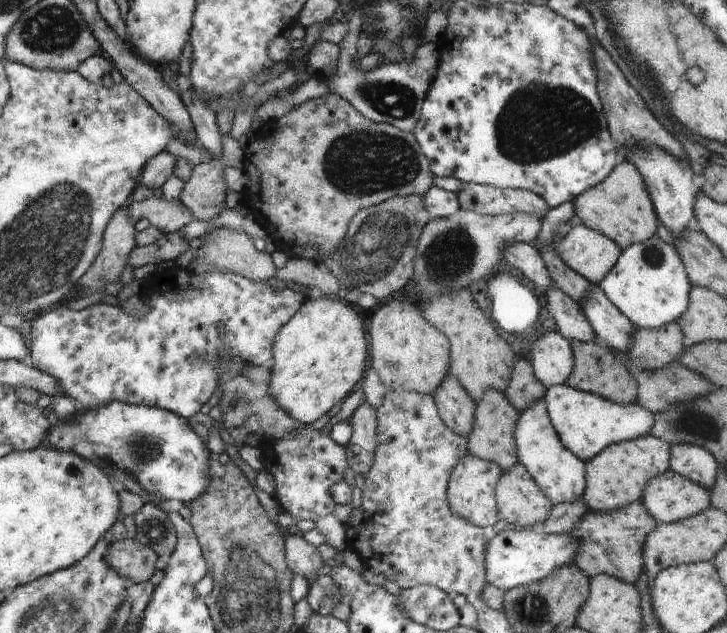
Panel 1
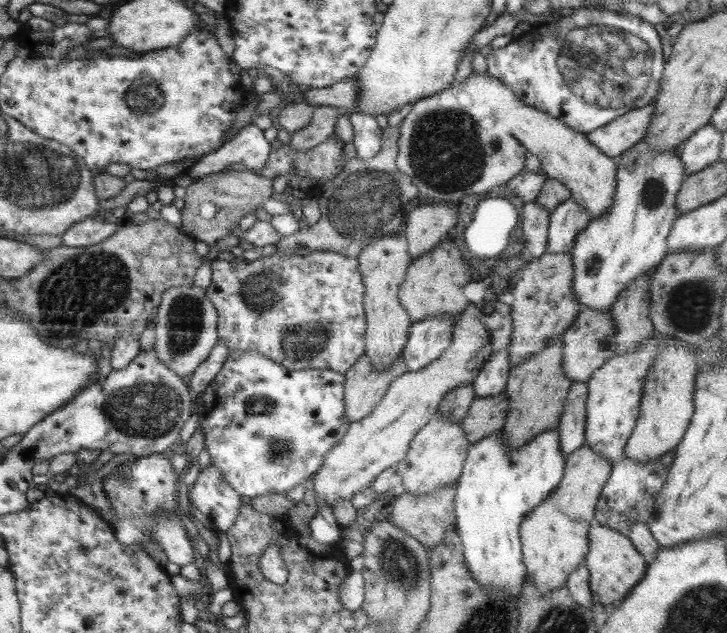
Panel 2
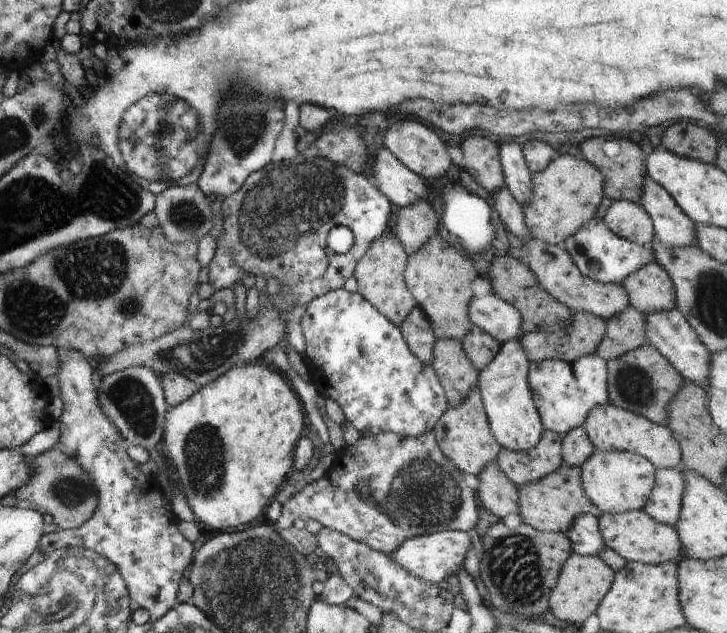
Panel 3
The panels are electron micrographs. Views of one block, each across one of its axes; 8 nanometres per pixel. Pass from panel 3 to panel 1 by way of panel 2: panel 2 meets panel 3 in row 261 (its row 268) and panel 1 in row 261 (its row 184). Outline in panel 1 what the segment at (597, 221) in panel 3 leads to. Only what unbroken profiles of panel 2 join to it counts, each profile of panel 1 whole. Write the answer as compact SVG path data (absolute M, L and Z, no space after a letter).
M651 236L646 242L632 243L618 257L610 272L599 282L608 300L618 308L636 327L655 329L678 320L689 303L689 292L693 287L688 280L683 262L673 244L666 243L658 237Z

